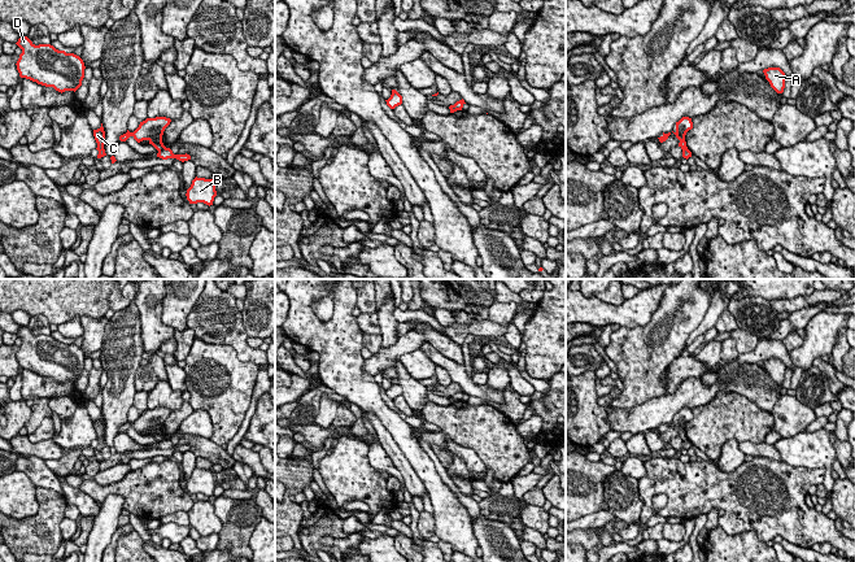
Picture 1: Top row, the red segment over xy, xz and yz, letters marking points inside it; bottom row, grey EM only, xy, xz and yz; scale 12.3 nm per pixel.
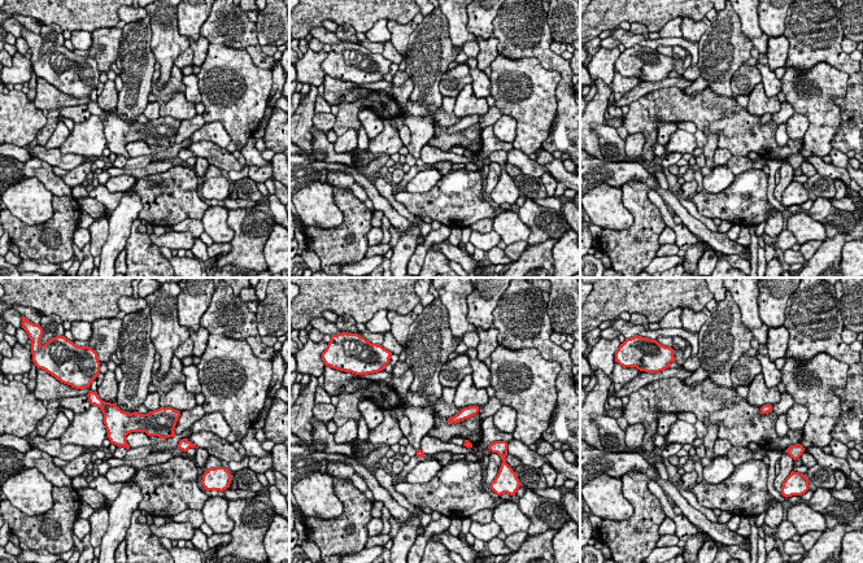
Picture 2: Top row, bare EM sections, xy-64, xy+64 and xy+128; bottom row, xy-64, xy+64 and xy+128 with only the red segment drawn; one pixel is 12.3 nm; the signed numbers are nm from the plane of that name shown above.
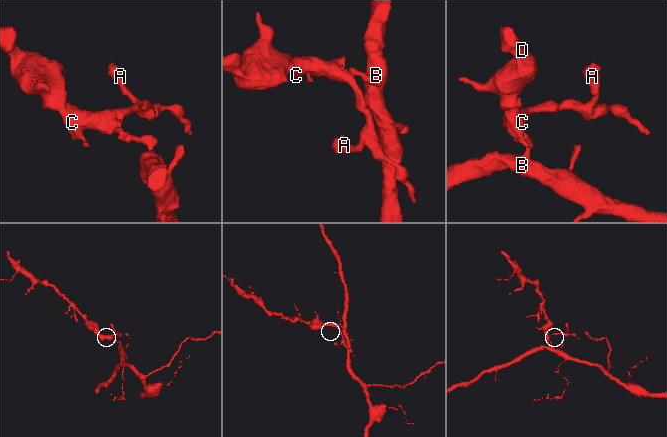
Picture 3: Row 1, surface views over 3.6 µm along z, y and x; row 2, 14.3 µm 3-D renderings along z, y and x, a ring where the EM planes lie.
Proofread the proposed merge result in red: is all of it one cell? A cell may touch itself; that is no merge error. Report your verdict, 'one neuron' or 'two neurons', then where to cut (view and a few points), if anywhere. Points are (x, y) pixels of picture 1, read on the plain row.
two neurons; cut in xy along (164, 436), (158, 441)

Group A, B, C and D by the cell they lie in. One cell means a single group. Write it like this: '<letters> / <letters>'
A C D / B

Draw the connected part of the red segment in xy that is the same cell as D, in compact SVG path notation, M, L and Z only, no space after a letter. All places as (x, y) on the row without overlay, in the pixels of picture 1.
M21 327L16 335L22 340L16 354L21 369L53 378L61 384L75 383L82 376L86 357L79 347L51 335L35 336L27 327Z

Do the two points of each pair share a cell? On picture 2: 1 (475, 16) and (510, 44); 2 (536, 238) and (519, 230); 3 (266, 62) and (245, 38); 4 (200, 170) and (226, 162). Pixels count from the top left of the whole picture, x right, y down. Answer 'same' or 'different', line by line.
1: different
2: different
3: same
4: different

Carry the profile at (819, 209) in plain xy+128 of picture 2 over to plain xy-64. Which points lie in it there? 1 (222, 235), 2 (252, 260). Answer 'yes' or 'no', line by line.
1: no
2: yes

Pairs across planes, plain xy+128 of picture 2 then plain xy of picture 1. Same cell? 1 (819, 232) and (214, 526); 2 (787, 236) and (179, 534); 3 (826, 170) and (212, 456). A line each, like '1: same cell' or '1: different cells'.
1: same cell
2: same cell
3: same cell

